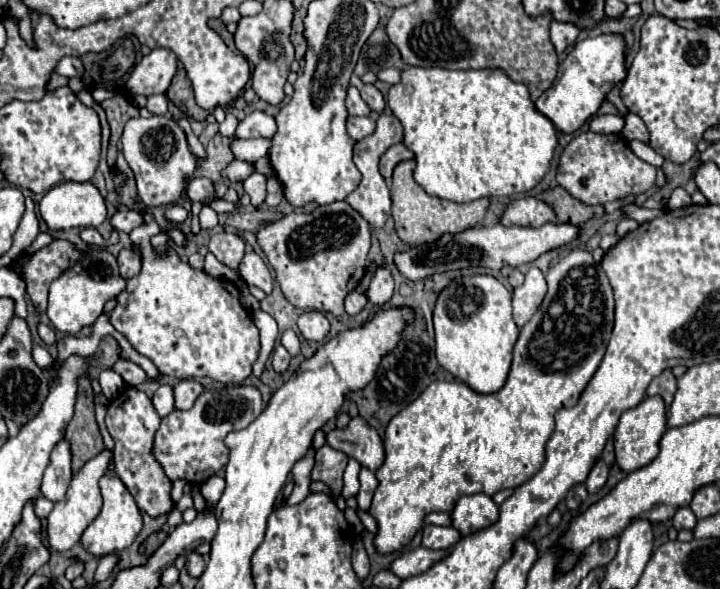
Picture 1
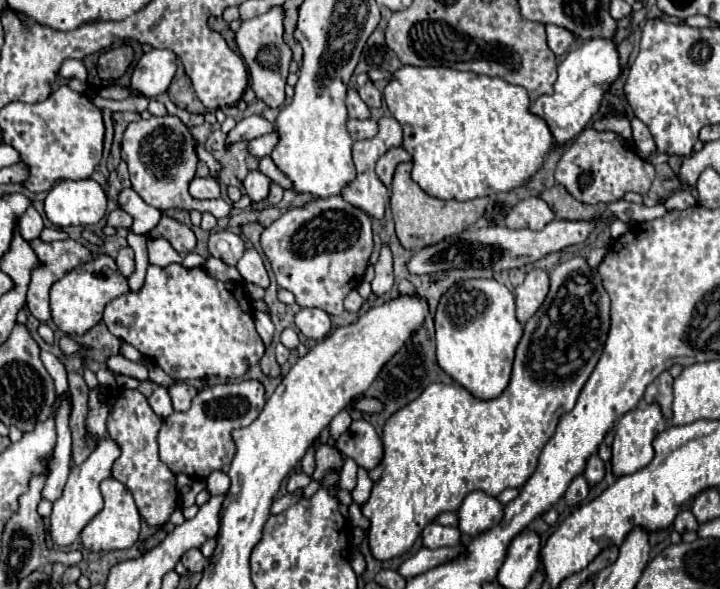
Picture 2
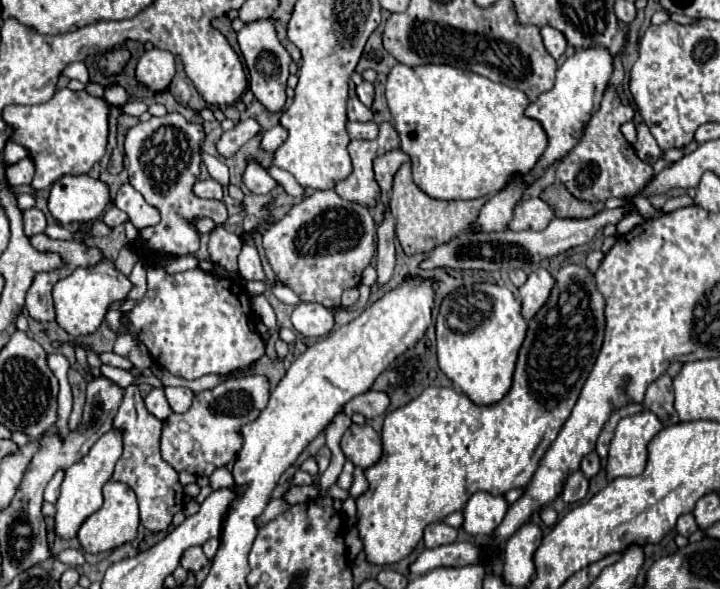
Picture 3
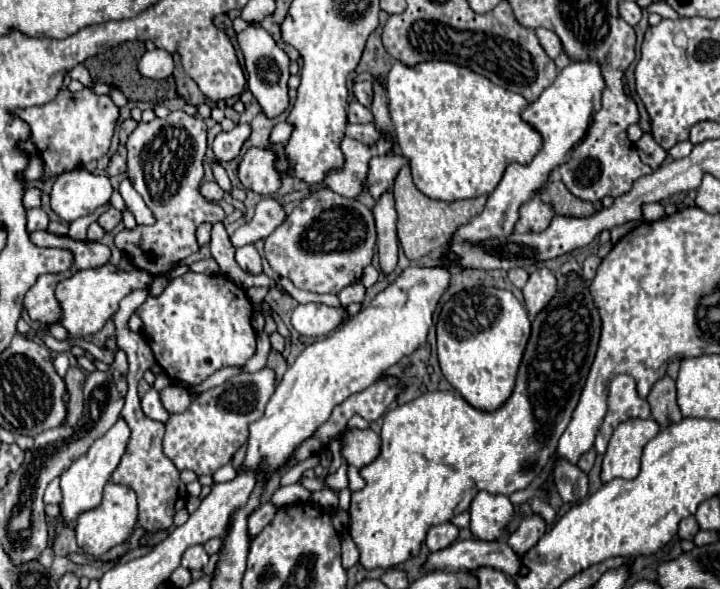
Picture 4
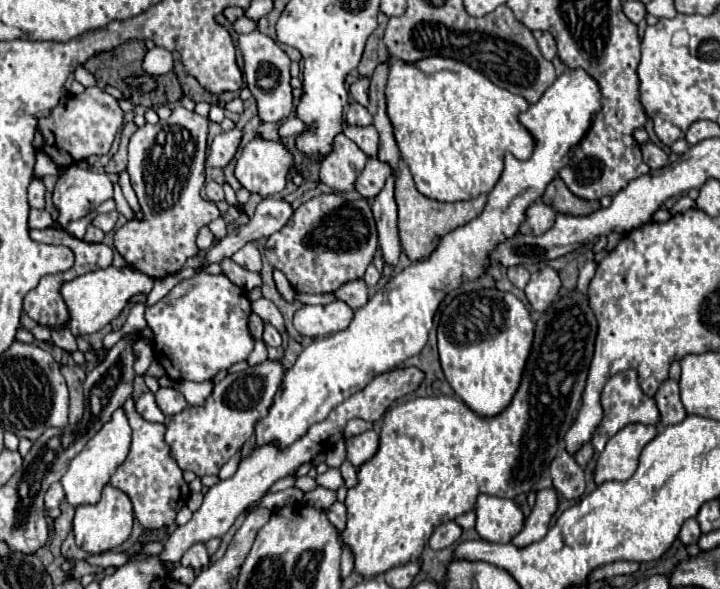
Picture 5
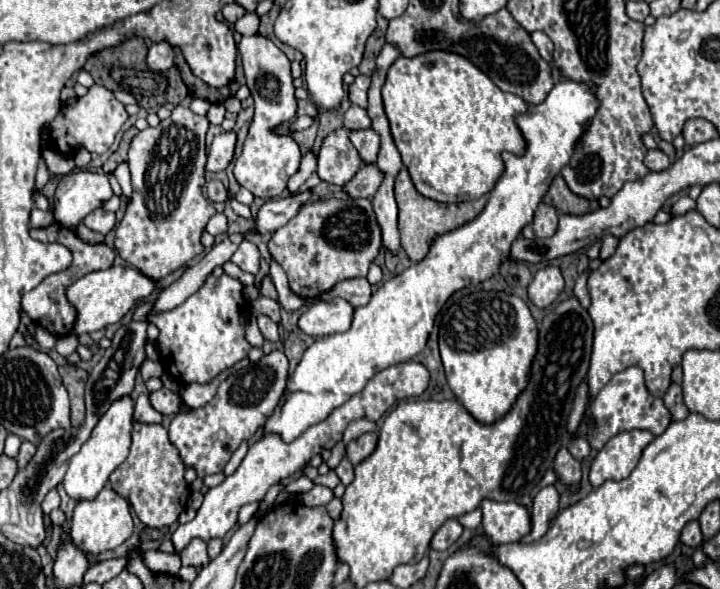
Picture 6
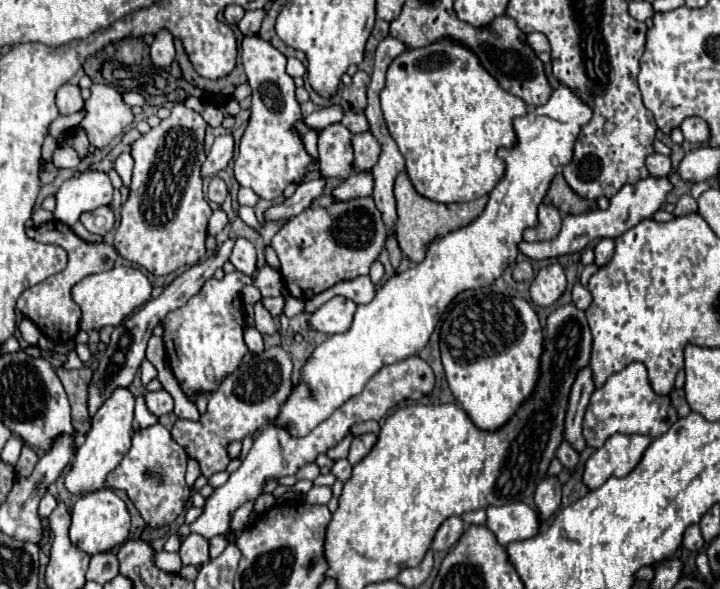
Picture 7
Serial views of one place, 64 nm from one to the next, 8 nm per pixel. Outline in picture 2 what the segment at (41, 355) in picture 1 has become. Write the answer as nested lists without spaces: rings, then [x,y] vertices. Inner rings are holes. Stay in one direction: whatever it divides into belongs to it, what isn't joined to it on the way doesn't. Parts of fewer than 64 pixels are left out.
[[[40,352],[40,360],[42,360],[44,368],[48,370],[48,374],[54,378],[56,392],[64,392],[64,388],[68,388],[68,378],[66,378],[64,364],[50,352]]]

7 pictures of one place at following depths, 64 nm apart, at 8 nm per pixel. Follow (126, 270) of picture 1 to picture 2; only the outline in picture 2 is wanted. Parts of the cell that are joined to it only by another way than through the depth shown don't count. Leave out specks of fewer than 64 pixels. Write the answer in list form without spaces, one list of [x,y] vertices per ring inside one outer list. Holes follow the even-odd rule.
[[[126,246],[118,252],[116,264],[118,264],[118,268],[124,276],[132,276],[132,272],[134,272],[134,252],[132,252],[130,246]]]

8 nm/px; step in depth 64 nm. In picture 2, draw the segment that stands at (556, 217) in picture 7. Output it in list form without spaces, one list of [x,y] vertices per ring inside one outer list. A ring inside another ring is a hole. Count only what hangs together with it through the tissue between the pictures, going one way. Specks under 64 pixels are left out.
[[[530,196],[530,198],[524,198],[516,206],[510,208],[510,212],[506,214],[506,222],[504,224],[508,228],[540,230],[552,220],[554,220],[554,212],[550,210],[550,206],[544,204],[544,200]]]

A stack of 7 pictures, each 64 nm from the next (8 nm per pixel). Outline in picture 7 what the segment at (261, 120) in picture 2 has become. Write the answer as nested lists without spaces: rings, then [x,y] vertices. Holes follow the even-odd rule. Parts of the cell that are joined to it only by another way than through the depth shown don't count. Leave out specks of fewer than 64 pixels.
[[[224,134],[218,136],[206,156],[206,162],[202,166],[202,176],[214,176],[220,170],[224,170],[228,166],[228,162],[232,160],[234,154],[234,138],[232,134]]]

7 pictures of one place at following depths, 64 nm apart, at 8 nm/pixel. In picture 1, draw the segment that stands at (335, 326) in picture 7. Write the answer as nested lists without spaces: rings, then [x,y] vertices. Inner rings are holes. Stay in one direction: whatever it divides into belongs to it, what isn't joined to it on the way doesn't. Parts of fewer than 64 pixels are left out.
[[[304,312],[300,318],[298,318],[298,328],[302,332],[302,336],[306,340],[312,340],[312,342],[320,342],[328,336],[328,330],[330,330],[330,322],[326,320],[326,316],[322,312]]]

